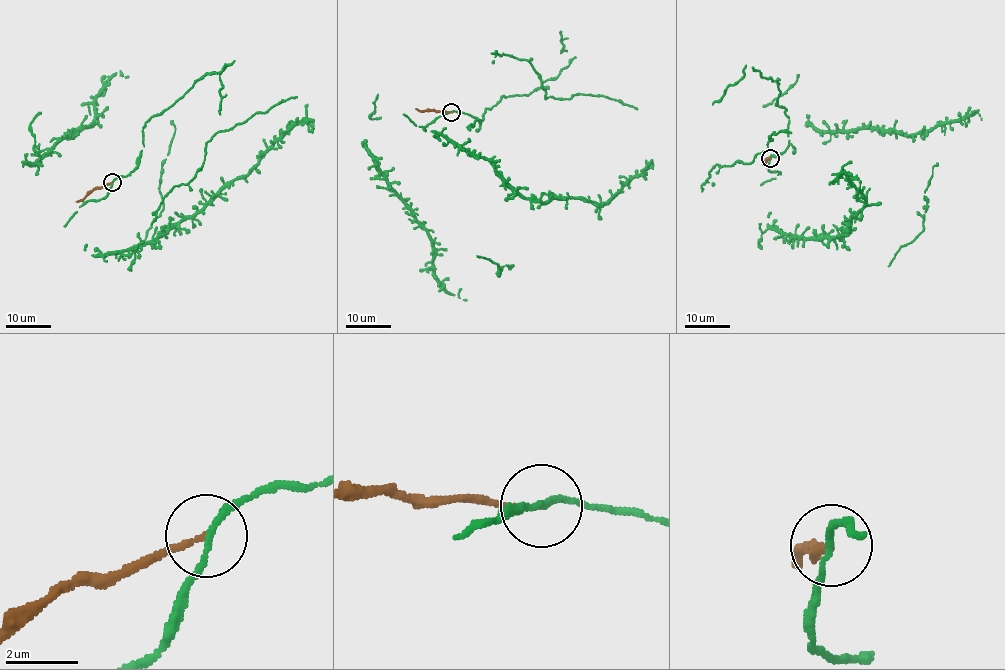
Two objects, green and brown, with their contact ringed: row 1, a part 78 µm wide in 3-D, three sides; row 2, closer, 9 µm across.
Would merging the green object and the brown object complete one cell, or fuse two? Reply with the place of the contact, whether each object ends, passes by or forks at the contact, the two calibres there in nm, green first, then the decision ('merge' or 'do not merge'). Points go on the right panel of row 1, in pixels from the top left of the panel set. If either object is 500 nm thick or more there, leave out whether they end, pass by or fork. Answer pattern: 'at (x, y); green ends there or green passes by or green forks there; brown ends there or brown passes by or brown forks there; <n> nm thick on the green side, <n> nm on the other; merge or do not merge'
at (770, 158); green passes by; brown ends there; 150 nm thick on the green side, 150 nm on the other; do not merge

